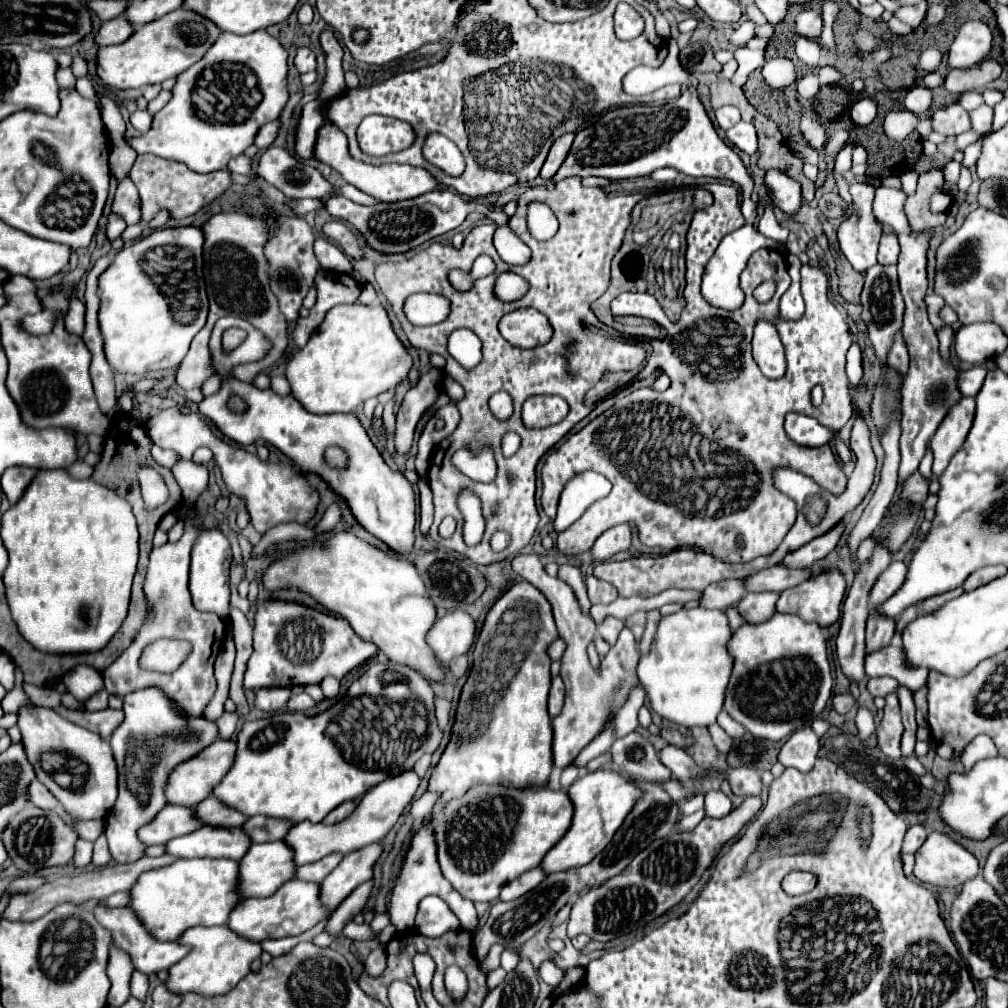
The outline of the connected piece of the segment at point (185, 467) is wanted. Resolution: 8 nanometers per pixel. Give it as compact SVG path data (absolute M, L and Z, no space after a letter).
M179 461L171 471L183 491L183 505L193 505L199 493L207 489L207 467L193 461Z

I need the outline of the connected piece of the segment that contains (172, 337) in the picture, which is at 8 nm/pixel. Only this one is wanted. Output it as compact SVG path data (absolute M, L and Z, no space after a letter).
M177 227L177 229L155 231L155 233L139 239L139 241L135 241L133 245L123 247L115 255L113 263L109 265L109 269L99 277L99 297L101 297L99 325L101 325L103 339L105 339L105 355L107 355L109 365L115 371L119 371L119 373L143 375L145 371L175 369L183 361L183 357L187 355L191 339L203 329L205 317L208 316L209 302L207 297L207 305L203 303L203 307L199 311L199 317L195 317L195 321L191 321L191 325L179 325L179 323L175 323L167 297L163 297L163 293L159 293L159 289L155 289L155 285L151 285L151 281L147 281L147 275L143 273L143 269L139 269L139 261L143 261L143 253L147 253L147 249L155 249L155 245L179 245L179 247L185 247L191 253L195 253L195 259L201 261L203 229L201 227Z

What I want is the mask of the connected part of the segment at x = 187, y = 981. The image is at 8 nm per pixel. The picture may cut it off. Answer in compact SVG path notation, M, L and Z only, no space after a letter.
M191 927L181 935L179 943L193 947L193 951L183 957L179 965L173 965L169 969L167 987L179 995L185 995L189 991L195 991L205 997L227 993L251 971L251 963L263 953L261 943L241 939L227 927Z

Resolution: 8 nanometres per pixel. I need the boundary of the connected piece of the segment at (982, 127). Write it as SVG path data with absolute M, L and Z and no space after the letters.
M983 105L983 107L975 109L975 111L971 111L971 123L973 123L975 131L987 133L991 129L991 121L993 121L993 107Z

